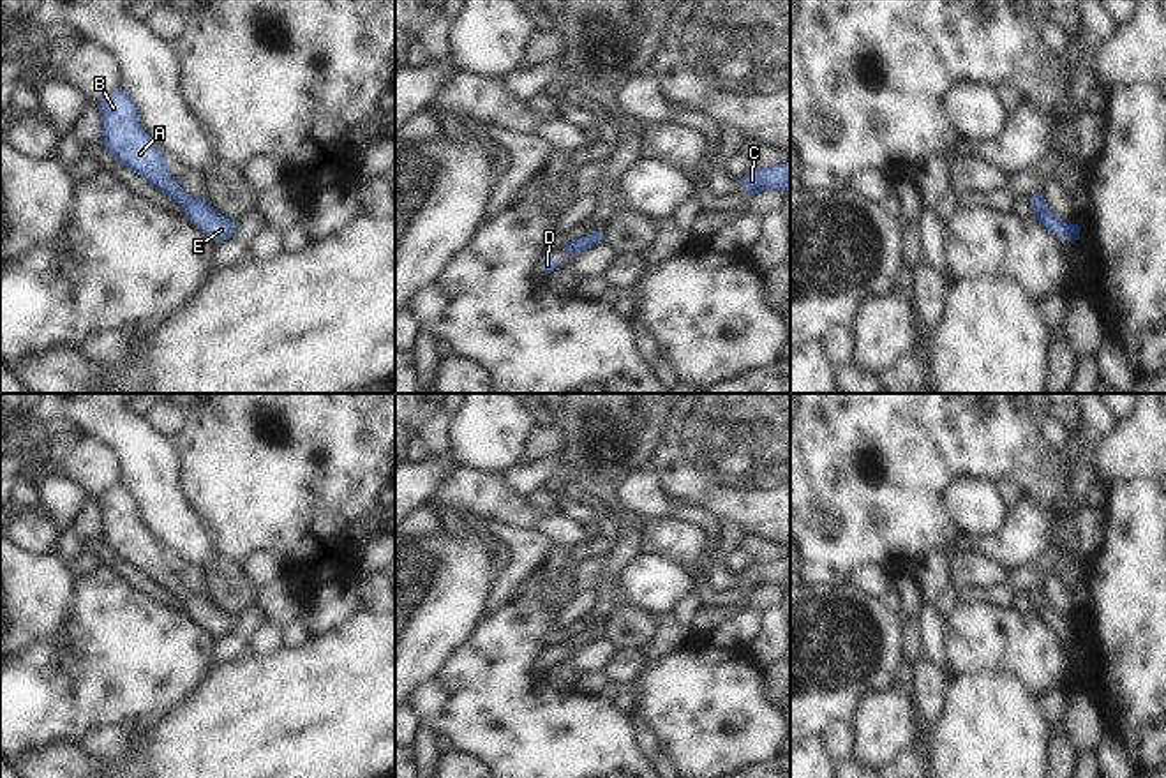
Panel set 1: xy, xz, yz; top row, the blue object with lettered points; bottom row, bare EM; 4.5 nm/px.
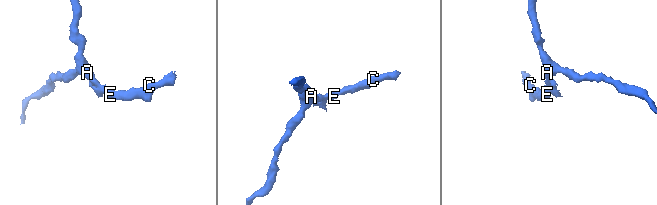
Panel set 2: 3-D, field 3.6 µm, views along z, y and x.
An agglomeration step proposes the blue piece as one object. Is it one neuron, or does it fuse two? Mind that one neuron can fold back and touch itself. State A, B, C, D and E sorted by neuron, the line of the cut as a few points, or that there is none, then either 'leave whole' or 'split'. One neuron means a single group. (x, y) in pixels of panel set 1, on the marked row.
A B C D E | no cut | leave whole

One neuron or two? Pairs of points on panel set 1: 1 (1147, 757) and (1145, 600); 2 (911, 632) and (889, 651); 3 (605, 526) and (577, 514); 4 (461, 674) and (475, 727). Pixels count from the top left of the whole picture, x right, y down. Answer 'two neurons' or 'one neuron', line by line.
1: one neuron
2: two neurons
3: one neuron
4: one neuron

